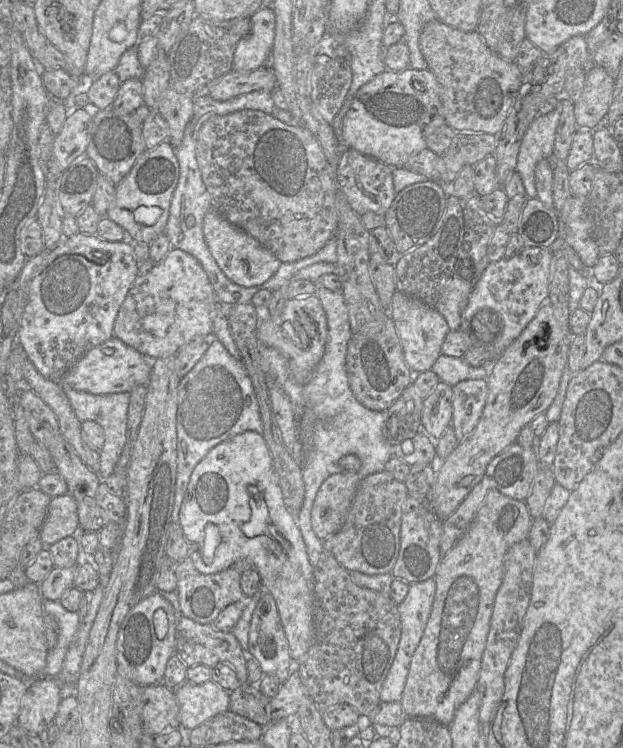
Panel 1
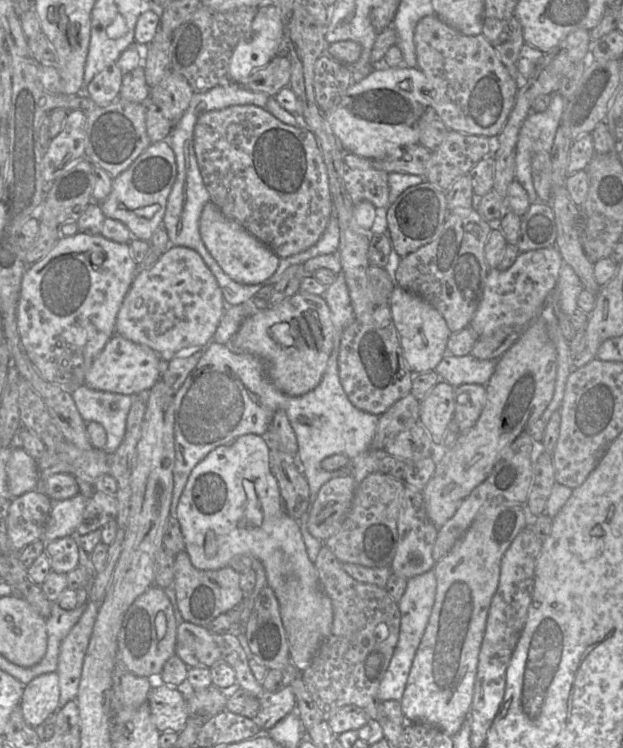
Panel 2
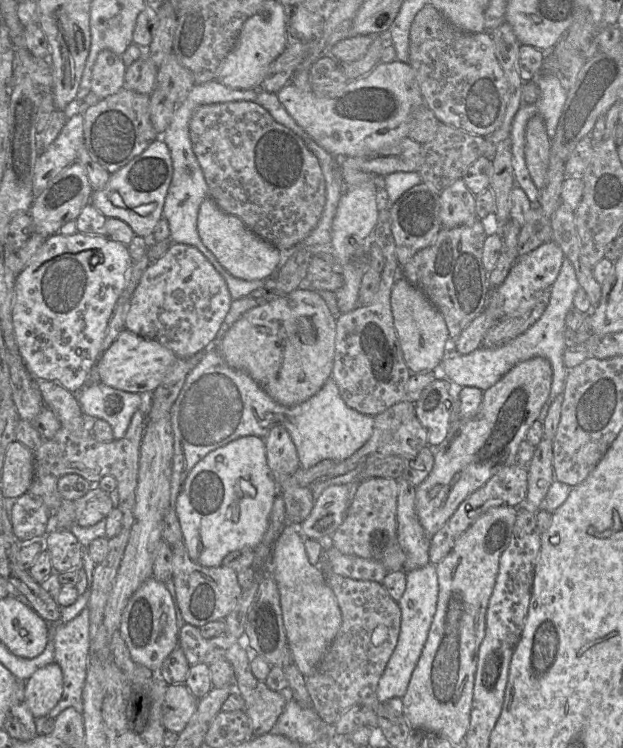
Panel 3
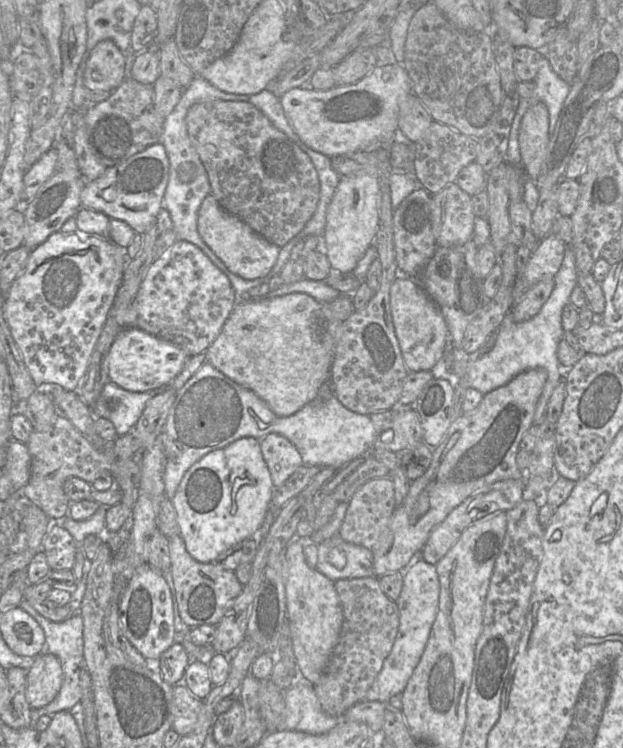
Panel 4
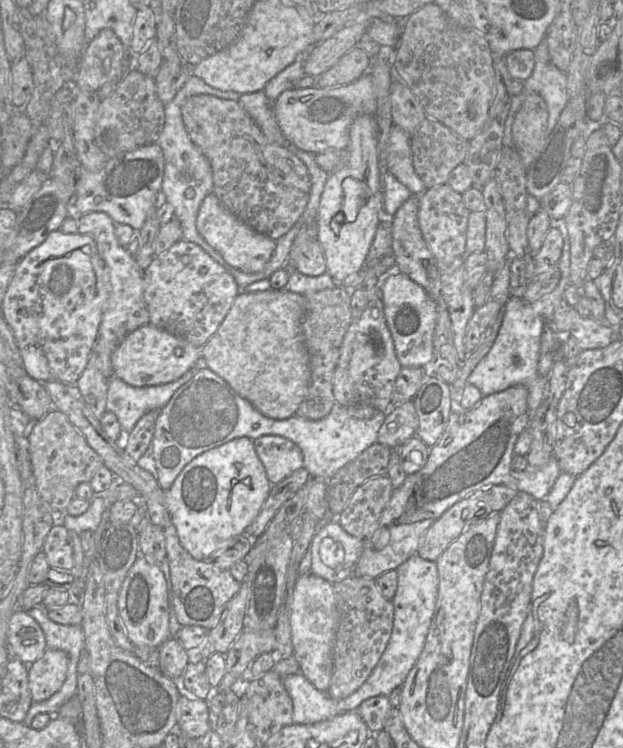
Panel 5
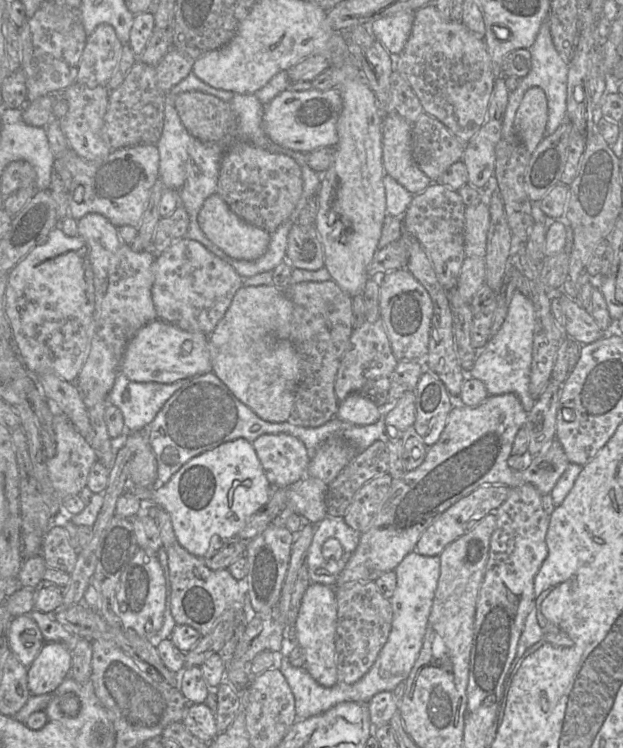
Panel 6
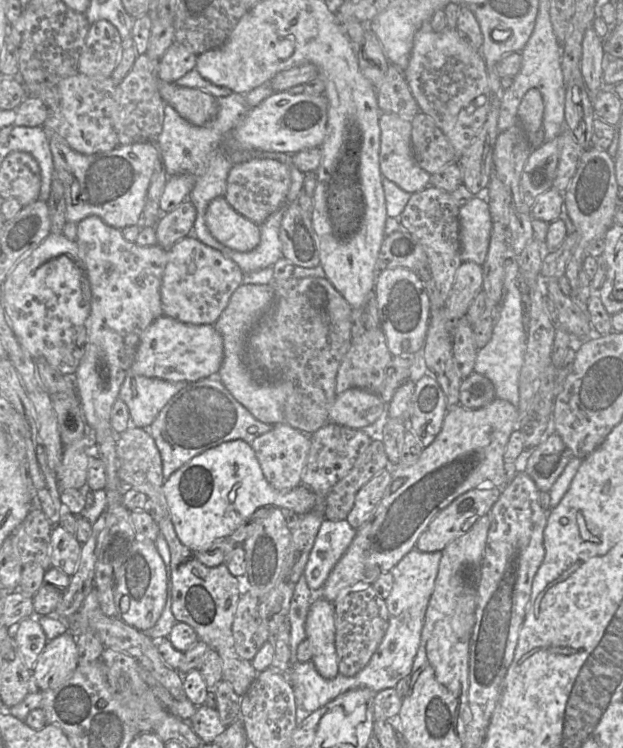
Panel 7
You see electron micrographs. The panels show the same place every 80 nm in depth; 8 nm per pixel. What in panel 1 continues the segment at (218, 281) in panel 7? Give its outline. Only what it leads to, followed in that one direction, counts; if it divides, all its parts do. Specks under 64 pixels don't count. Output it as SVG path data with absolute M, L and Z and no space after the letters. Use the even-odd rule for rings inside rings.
M171 248L145 275L138 275L118 311L113 335L149 360L176 355L195 337L213 334L214 307L218 301L210 280L199 261L184 250Z

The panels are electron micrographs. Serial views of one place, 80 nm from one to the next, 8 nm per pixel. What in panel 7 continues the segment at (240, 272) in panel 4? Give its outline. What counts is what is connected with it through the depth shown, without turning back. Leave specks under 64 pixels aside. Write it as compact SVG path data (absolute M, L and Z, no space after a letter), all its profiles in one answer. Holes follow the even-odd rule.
M224 197L209 203L205 223L211 235L232 250L249 252L260 242L259 225L236 212Z

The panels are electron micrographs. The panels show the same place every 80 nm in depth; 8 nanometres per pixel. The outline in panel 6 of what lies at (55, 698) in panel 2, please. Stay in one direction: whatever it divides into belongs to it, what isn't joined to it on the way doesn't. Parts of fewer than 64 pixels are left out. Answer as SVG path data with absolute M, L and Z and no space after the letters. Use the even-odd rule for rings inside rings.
M47 642L28 668L32 695L52 694L70 676L72 653L63 642Z

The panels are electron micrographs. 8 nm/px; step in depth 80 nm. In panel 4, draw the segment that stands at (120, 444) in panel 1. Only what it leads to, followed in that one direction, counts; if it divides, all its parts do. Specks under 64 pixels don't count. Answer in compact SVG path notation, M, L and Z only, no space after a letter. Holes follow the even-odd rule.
M108 381L99 398L90 408L95 417L110 420L118 436L122 436L133 430L146 403L155 393L156 391L128 391Z

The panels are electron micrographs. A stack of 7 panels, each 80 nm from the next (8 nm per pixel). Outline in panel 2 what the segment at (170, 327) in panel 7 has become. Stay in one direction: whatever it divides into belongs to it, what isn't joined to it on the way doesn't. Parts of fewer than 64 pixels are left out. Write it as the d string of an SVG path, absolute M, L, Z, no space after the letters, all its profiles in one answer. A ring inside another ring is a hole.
M114 334L94 359L85 375L84 385L99 391L125 395L147 394L161 378L166 363L151 348Z

